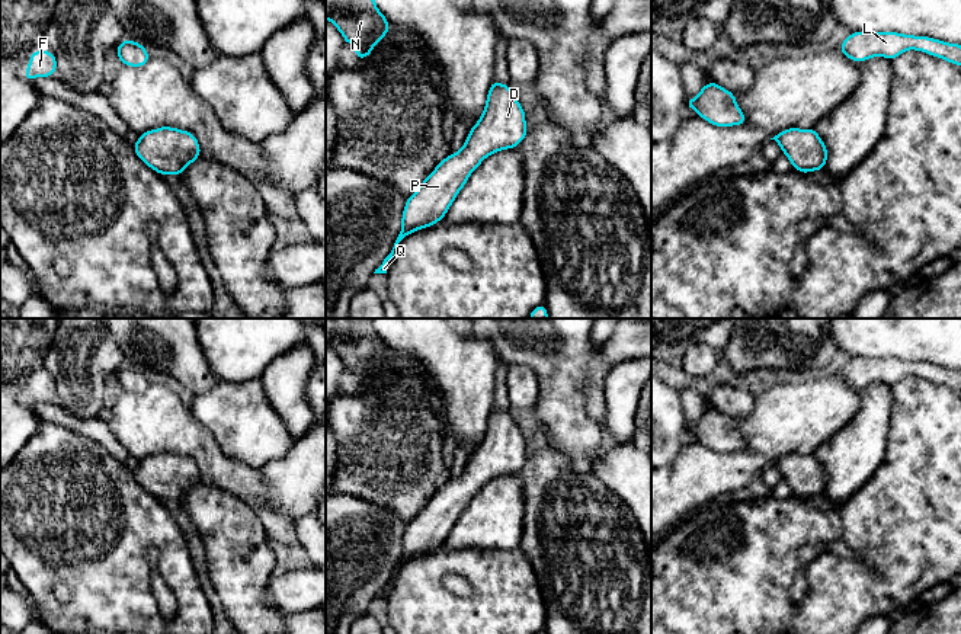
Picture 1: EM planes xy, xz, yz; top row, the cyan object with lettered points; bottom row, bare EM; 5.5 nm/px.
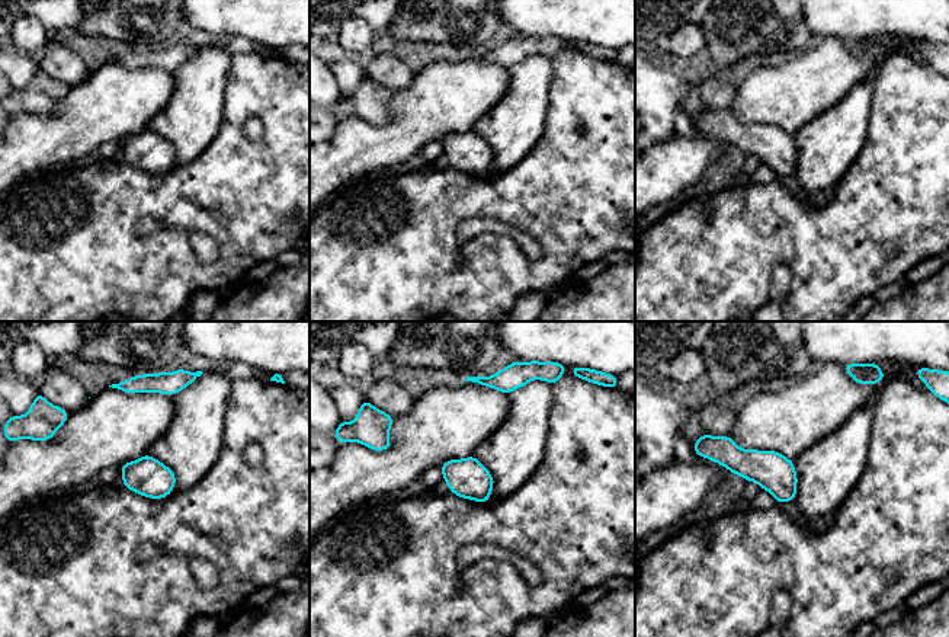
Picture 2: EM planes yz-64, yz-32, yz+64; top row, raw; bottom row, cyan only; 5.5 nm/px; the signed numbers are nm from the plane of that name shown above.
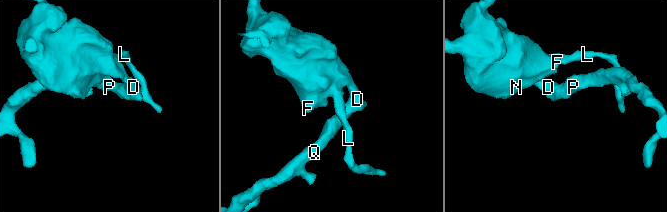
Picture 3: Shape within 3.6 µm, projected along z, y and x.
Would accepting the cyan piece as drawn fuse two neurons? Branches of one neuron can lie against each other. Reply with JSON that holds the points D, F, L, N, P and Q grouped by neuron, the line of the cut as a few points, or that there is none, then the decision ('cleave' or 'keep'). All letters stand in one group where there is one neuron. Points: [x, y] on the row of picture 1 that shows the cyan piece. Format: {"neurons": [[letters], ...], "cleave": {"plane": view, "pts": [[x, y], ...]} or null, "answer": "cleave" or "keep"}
{"neurons": [["D", "F", "L", "N", "P", "Q"]], "cleave": null, "answer": "keep"}

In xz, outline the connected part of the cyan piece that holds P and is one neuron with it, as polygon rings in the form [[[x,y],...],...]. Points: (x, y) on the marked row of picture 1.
[[[493,80],[483,115],[470,129],[462,148],[458,153],[445,157],[423,180],[416,192],[407,198],[401,217],[401,231],[394,243],[391,253],[384,259],[384,262],[378,269],[375,269],[374,273],[387,273],[393,260],[394,249],[406,236],[430,227],[445,218],[451,204],[458,196],[458,192],[465,186],[470,174],[481,164],[486,157],[502,150],[515,148],[522,143],[525,135],[529,132],[525,124],[525,118],[525,111],[510,92],[509,84],[500,84],[499,81]]]

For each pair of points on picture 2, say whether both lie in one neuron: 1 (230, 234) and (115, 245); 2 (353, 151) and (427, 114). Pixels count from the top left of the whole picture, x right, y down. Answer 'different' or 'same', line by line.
1: same
2: same

